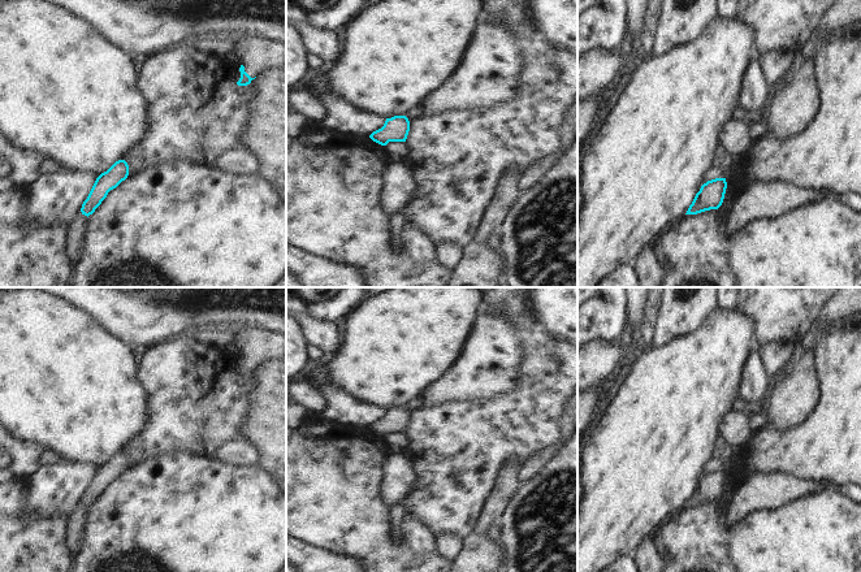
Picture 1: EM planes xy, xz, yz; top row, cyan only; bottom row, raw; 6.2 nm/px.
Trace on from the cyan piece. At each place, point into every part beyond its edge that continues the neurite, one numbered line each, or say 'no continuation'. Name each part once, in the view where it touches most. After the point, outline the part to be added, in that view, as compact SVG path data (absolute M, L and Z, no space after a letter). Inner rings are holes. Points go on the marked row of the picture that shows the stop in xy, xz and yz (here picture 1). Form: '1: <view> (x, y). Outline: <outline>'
1: xy (258, 53). Outline: M250 32L238 35L234 53L251 78L259 77L268 69L286 65L286 42L264 35Z

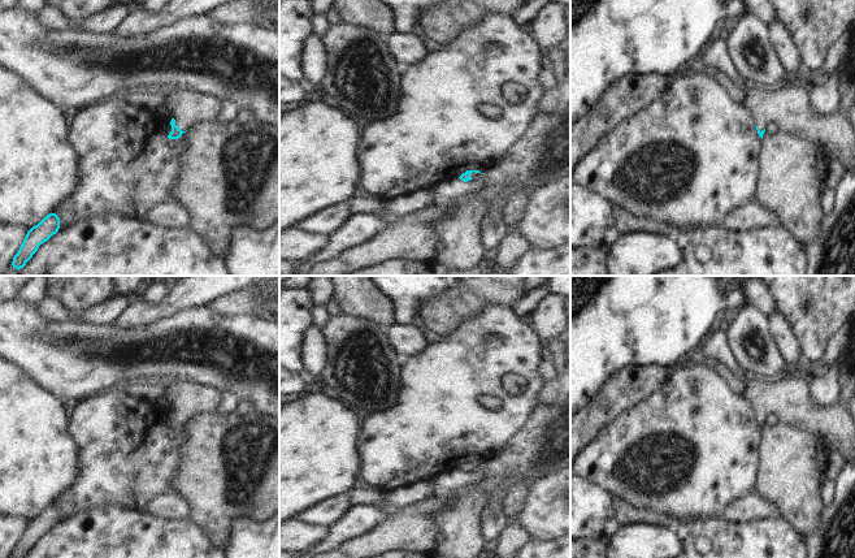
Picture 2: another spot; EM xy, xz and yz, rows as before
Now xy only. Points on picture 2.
1: xy (189, 107). Outline: M175 86L168 90L165 107L175 120L175 125L186 131L199 122L216 120L222 100L222 98L213 94Z

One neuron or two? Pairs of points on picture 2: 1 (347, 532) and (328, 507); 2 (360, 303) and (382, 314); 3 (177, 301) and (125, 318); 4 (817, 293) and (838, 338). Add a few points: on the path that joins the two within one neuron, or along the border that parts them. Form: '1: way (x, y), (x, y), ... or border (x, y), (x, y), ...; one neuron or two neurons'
1: border (354, 505), (330, 527); two neurons
2: way (365, 303), (372, 303), (377, 308); one neuron
3: way (164, 310), (138, 314); one neuron
4: border (841, 328), (825, 345), (819, 358); two neurons

